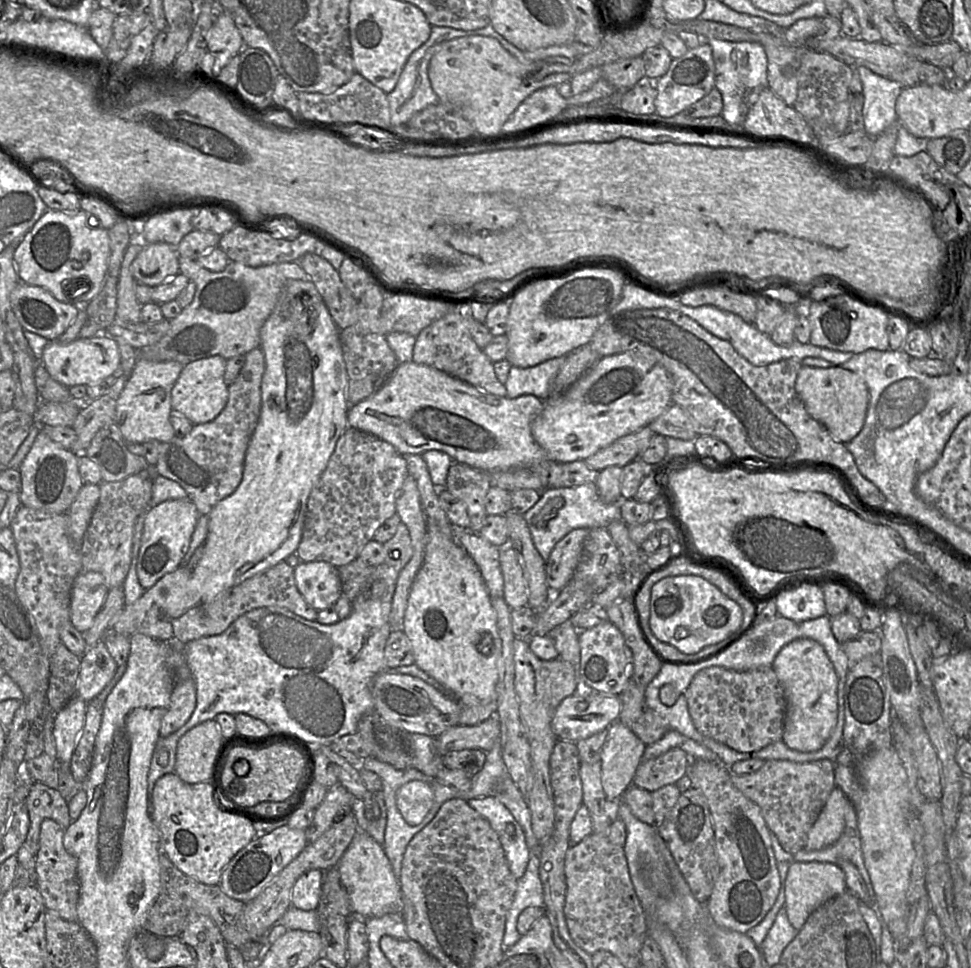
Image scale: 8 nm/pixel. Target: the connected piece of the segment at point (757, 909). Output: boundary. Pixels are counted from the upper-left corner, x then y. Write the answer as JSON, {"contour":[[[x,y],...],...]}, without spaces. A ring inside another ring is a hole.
{"contour":[[[694,759],[689,762],[685,775],[689,786],[701,790],[705,796],[714,830],[719,875],[705,906],[719,927],[746,933],[762,921],[780,889],[769,828],[760,807],[734,786],[729,768],[724,764]]]}

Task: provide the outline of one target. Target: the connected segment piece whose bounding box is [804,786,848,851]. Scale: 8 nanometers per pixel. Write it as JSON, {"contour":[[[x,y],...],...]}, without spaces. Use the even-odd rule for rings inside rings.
{"contour":[[[835,786],[808,833],[805,850],[820,850],[839,839],[845,827],[844,813],[847,802],[844,792]]]}

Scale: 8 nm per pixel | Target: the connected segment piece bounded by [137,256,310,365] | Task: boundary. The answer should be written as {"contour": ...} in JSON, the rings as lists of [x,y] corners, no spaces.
{"contour":[[[179,256],[179,271],[196,284],[194,298],[188,307],[170,320],[167,333],[155,344],[141,348],[138,356],[150,361],[177,361],[186,365],[192,361],[220,355],[226,360],[245,355],[260,347],[260,329],[275,308],[280,292],[288,280],[310,280],[298,261],[282,262],[259,267],[246,266],[239,262],[229,262],[221,272],[211,272],[195,260]]]}

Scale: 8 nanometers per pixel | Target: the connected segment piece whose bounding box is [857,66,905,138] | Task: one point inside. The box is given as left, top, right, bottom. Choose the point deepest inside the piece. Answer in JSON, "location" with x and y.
{"location":[880,93]}

